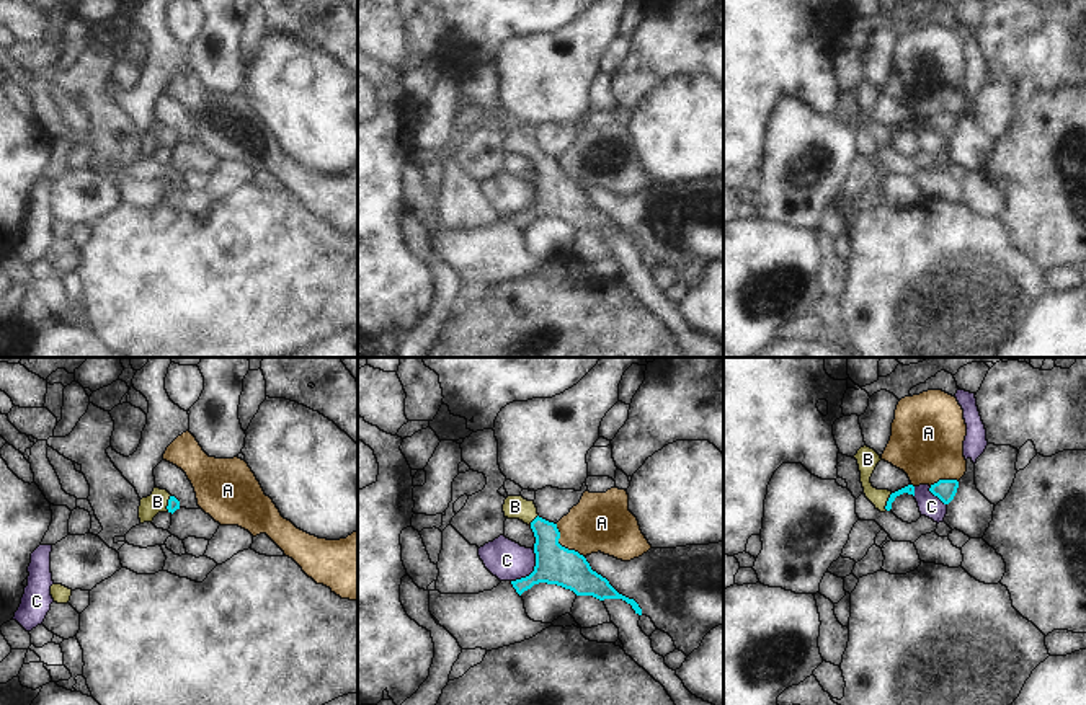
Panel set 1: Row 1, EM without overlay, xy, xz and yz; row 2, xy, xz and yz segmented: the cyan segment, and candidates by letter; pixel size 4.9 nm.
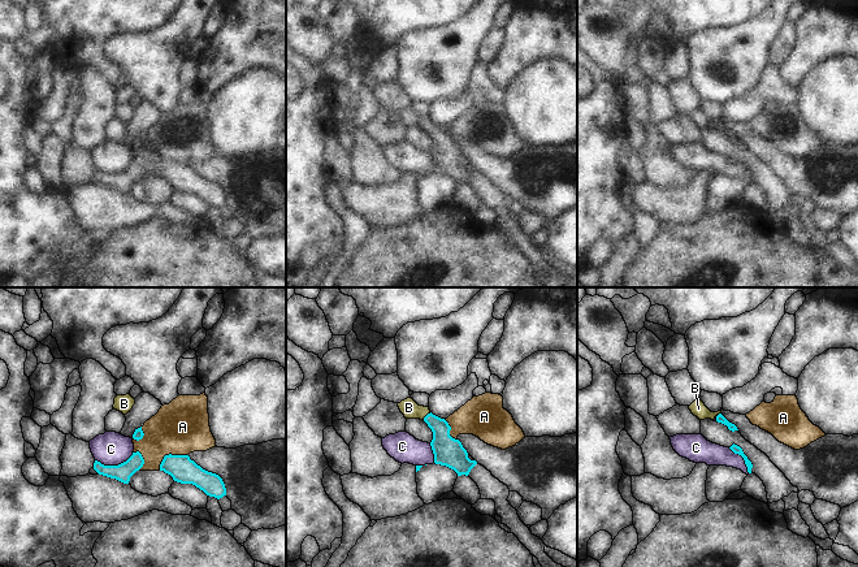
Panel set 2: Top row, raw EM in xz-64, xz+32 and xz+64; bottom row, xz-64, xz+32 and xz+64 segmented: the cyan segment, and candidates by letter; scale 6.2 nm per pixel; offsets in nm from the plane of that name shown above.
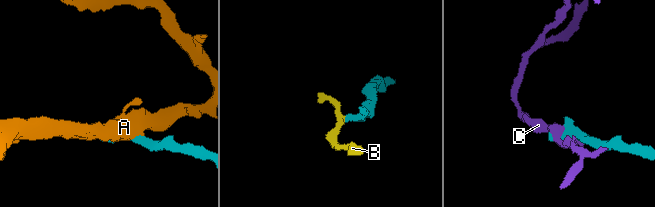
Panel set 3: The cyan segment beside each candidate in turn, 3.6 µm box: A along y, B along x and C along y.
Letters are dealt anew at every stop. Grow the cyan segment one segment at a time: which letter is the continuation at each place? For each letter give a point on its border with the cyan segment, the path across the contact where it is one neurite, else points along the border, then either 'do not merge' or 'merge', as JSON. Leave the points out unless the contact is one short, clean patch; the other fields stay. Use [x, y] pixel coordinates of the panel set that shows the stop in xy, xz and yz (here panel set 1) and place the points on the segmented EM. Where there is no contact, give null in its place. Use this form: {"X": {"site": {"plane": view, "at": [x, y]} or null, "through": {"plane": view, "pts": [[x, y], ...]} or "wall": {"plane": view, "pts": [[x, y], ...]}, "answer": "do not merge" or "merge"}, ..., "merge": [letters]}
{"A": {"site": {"plane": "xz", "at": [560, 545]}, "answer": "do not merge"}, "B": {"site": {"plane": "yz", "at": [887, 501]}, "through": {"plane": "yz", "pts": [[910, 488], [895, 493], [887, 501], [866, 483], [867, 459]]}, "answer": "merge"}, "C": {"site": {"plane": "xz", "at": [533, 571]}, "answer": "do not merge"}, "merge": ["B"]}

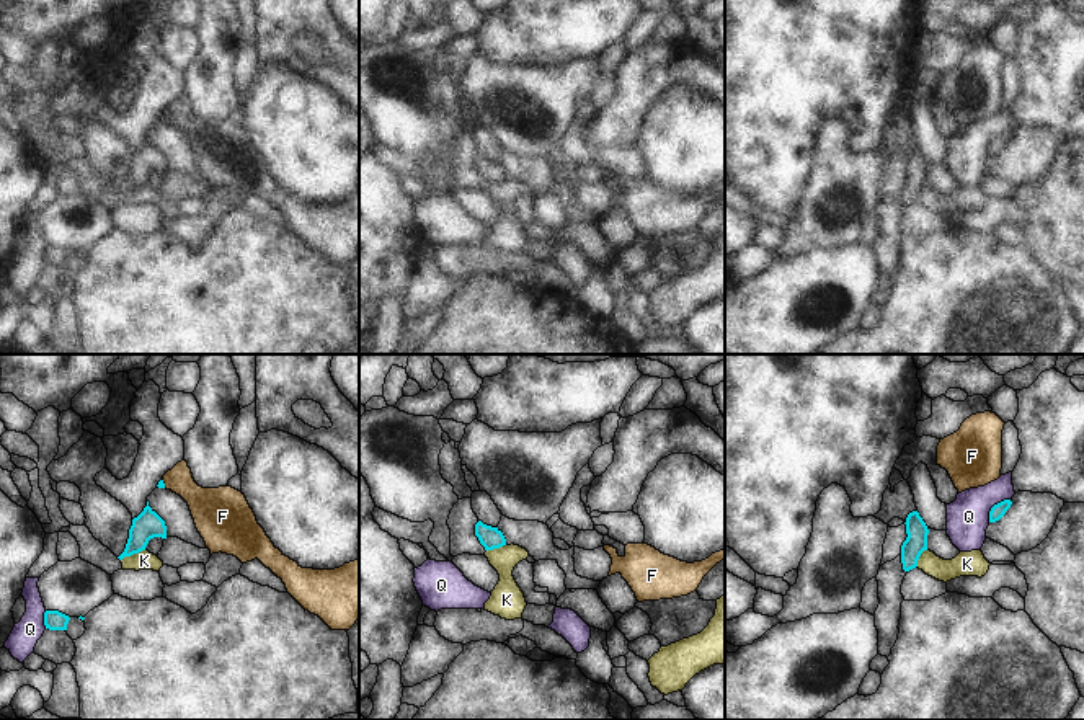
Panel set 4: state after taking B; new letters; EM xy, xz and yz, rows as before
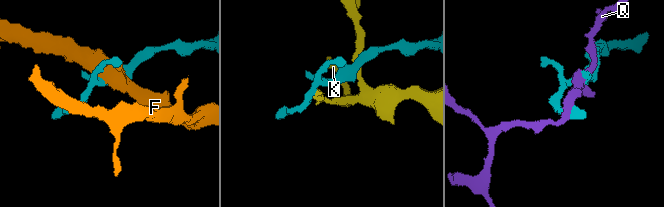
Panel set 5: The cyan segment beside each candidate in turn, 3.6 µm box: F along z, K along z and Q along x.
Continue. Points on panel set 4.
{"F": {"site": {"plane": "xy", "at": [164, 484]}, "answer": "do not merge"}, "K": {"site": {"plane": "xy", "at": [133, 554]}, "wall": {"plane": "xy", "pts": [[144, 549], [121, 560]]}, "answer": "do not merge"}, "Q": {"site": {"plane": "yz", "at": [993, 506]}, "answer": "do not merge"}, "merge": []}

